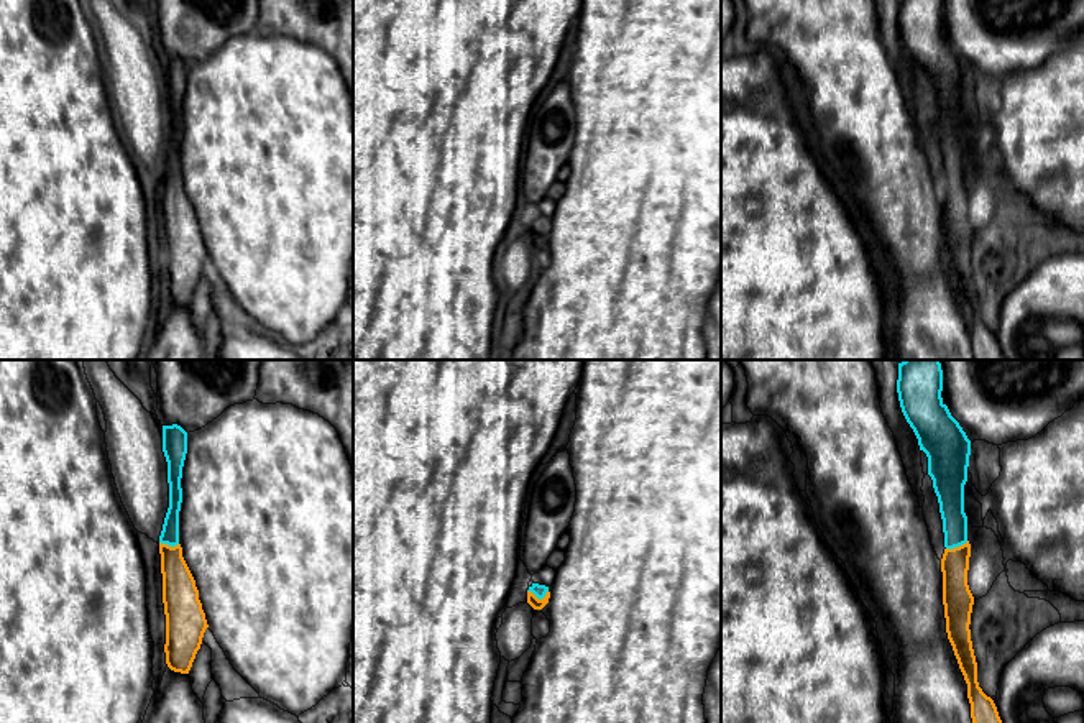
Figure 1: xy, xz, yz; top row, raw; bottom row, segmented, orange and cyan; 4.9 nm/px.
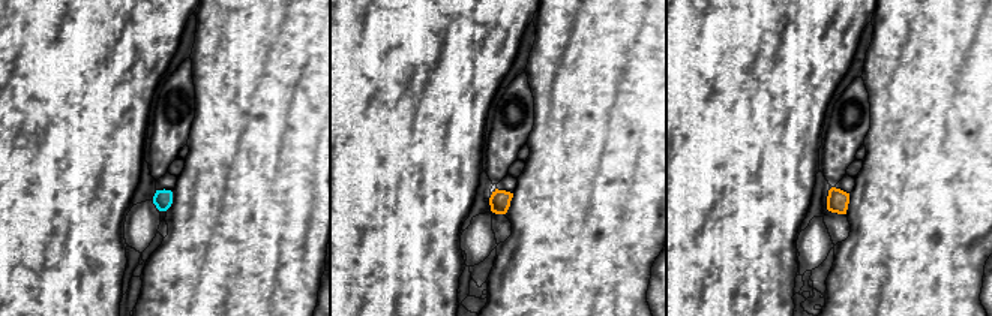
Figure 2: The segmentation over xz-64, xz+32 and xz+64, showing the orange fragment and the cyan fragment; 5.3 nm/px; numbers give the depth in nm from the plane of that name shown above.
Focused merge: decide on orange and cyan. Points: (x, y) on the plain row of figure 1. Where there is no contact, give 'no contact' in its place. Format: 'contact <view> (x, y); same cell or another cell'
contact xz (536, 229); same cell

